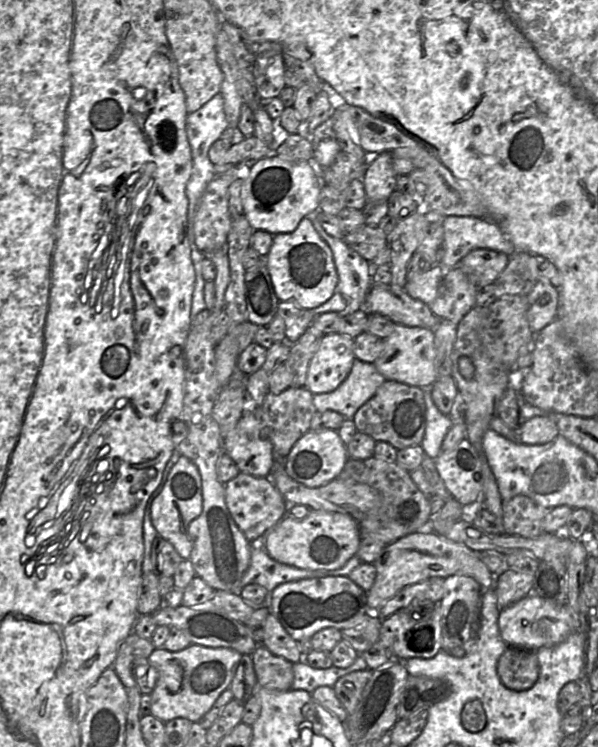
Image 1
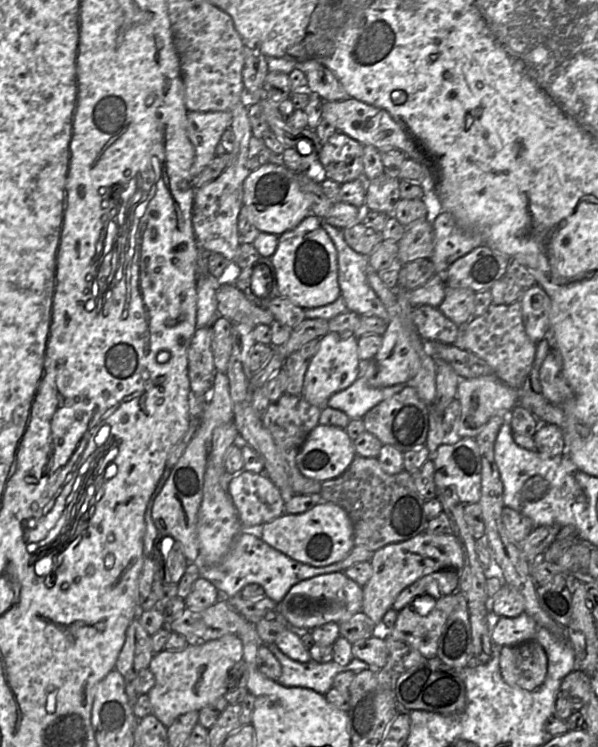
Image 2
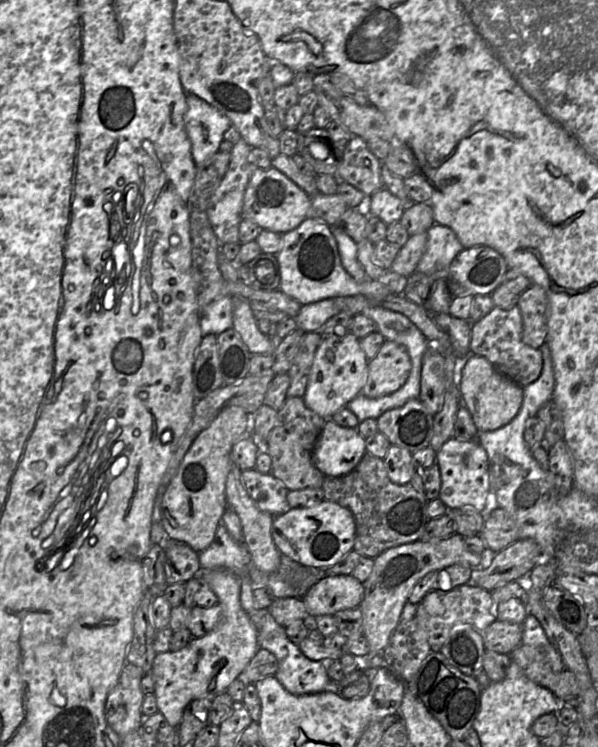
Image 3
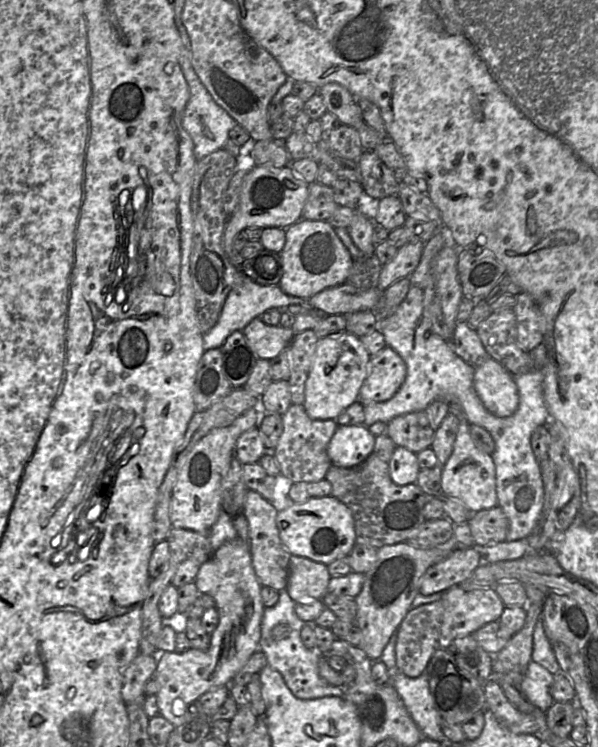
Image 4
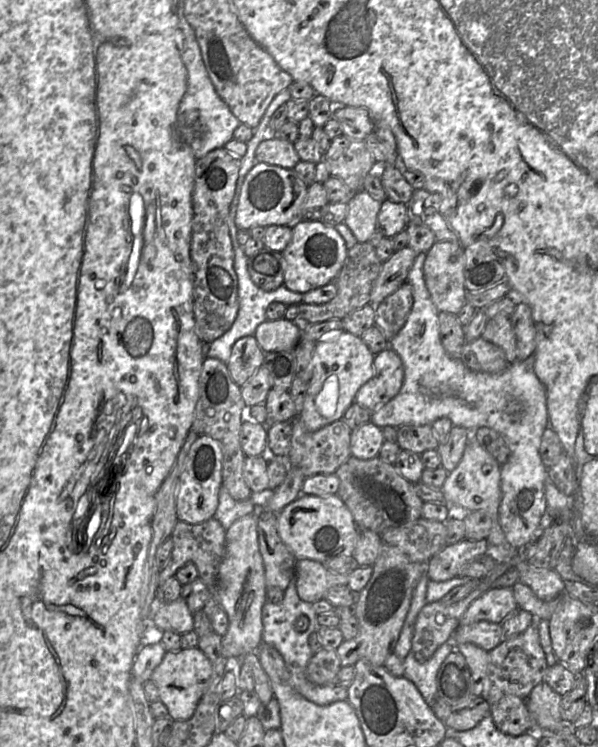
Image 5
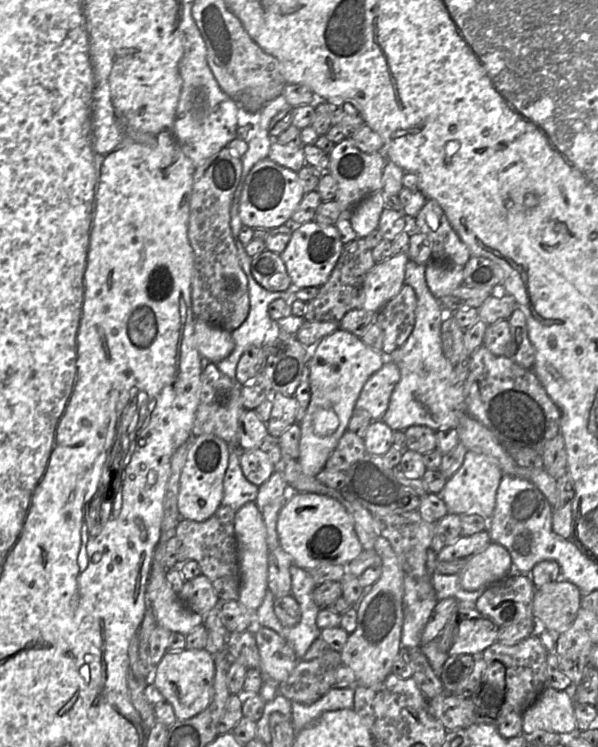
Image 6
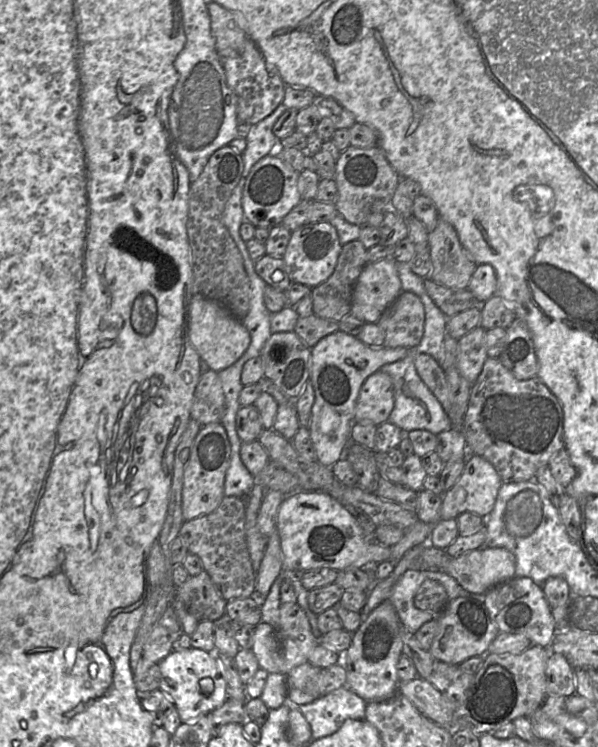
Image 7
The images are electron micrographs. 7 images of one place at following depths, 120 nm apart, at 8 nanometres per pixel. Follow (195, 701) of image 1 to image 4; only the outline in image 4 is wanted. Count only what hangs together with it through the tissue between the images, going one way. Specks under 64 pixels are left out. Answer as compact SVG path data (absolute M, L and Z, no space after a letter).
M240 538L221 545L204 562L194 580L201 594L211 595L219 613L217 628L211 633L207 650L190 648L178 653L162 652L158 655L153 678L159 684L156 694L160 716L173 726L179 726L190 715L193 703L203 694L220 686L229 686L235 675L246 664L250 656L259 649L261 624L265 606L261 588L252 563L249 544Z

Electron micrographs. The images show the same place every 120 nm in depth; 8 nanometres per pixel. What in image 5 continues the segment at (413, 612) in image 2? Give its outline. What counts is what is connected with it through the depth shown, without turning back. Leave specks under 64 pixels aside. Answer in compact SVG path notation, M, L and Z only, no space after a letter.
M511 587L490 588L475 599L460 620L460 625L479 621L500 623L518 608Z

